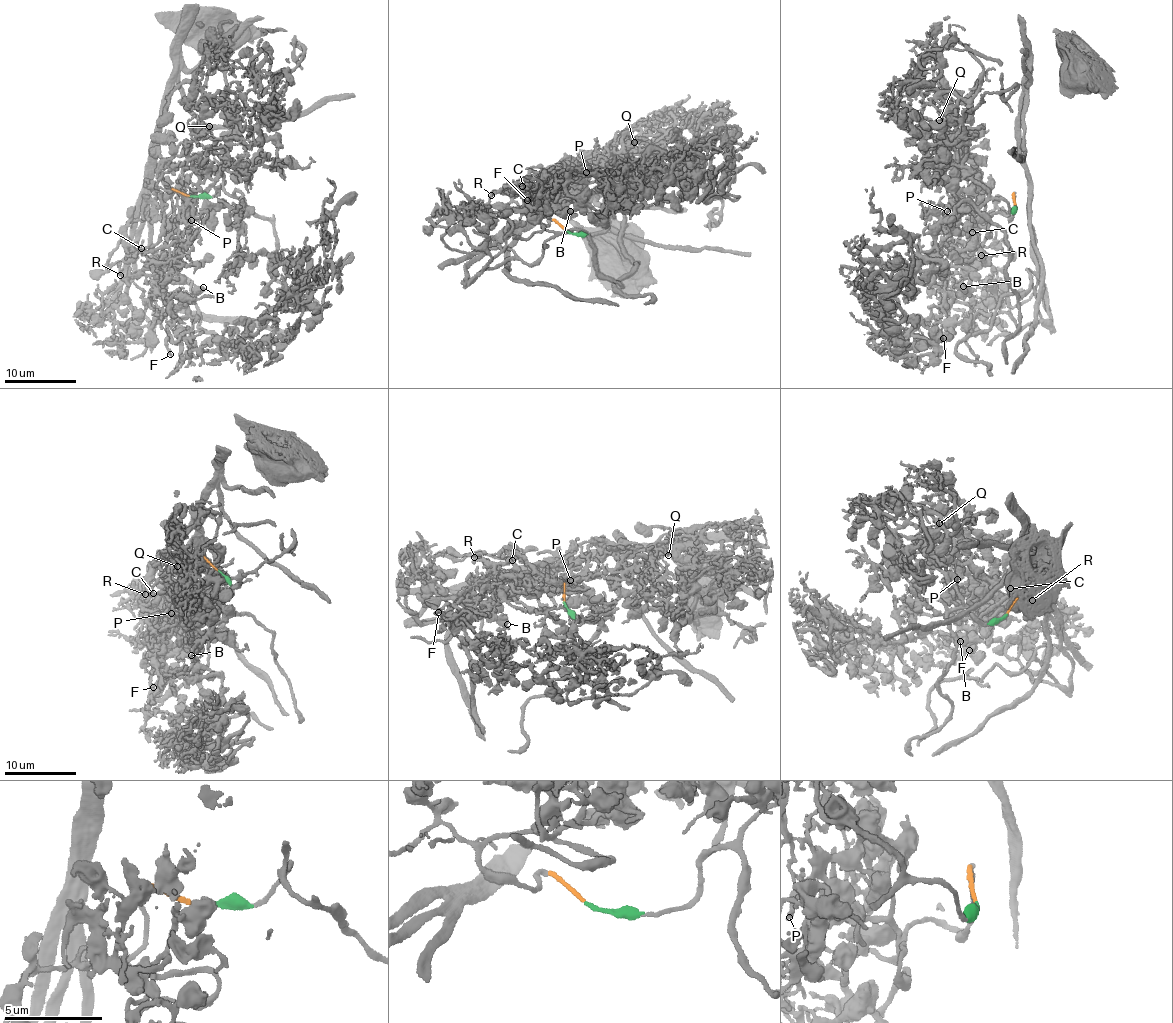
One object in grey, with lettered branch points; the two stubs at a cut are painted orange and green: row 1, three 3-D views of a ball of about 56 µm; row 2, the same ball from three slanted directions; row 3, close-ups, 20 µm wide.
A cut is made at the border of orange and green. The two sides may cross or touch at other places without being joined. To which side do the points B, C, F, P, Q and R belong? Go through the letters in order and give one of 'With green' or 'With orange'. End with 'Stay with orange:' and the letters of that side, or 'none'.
B: With green
C: With orange
F: With green
P: With orange
Q: With green
R: With orange
Stay with orange: C, P, R

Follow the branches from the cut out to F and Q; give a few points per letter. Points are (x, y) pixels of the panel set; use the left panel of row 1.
F: (189, 196), (241, 193), (239, 253), (284, 260), (296, 291), (239, 346), (183, 358), (169, 338), (171, 355)
Q: (189, 196), (212, 197), (225, 182), (219, 171), (207, 168), (212, 139), (201, 135), (209, 127)

